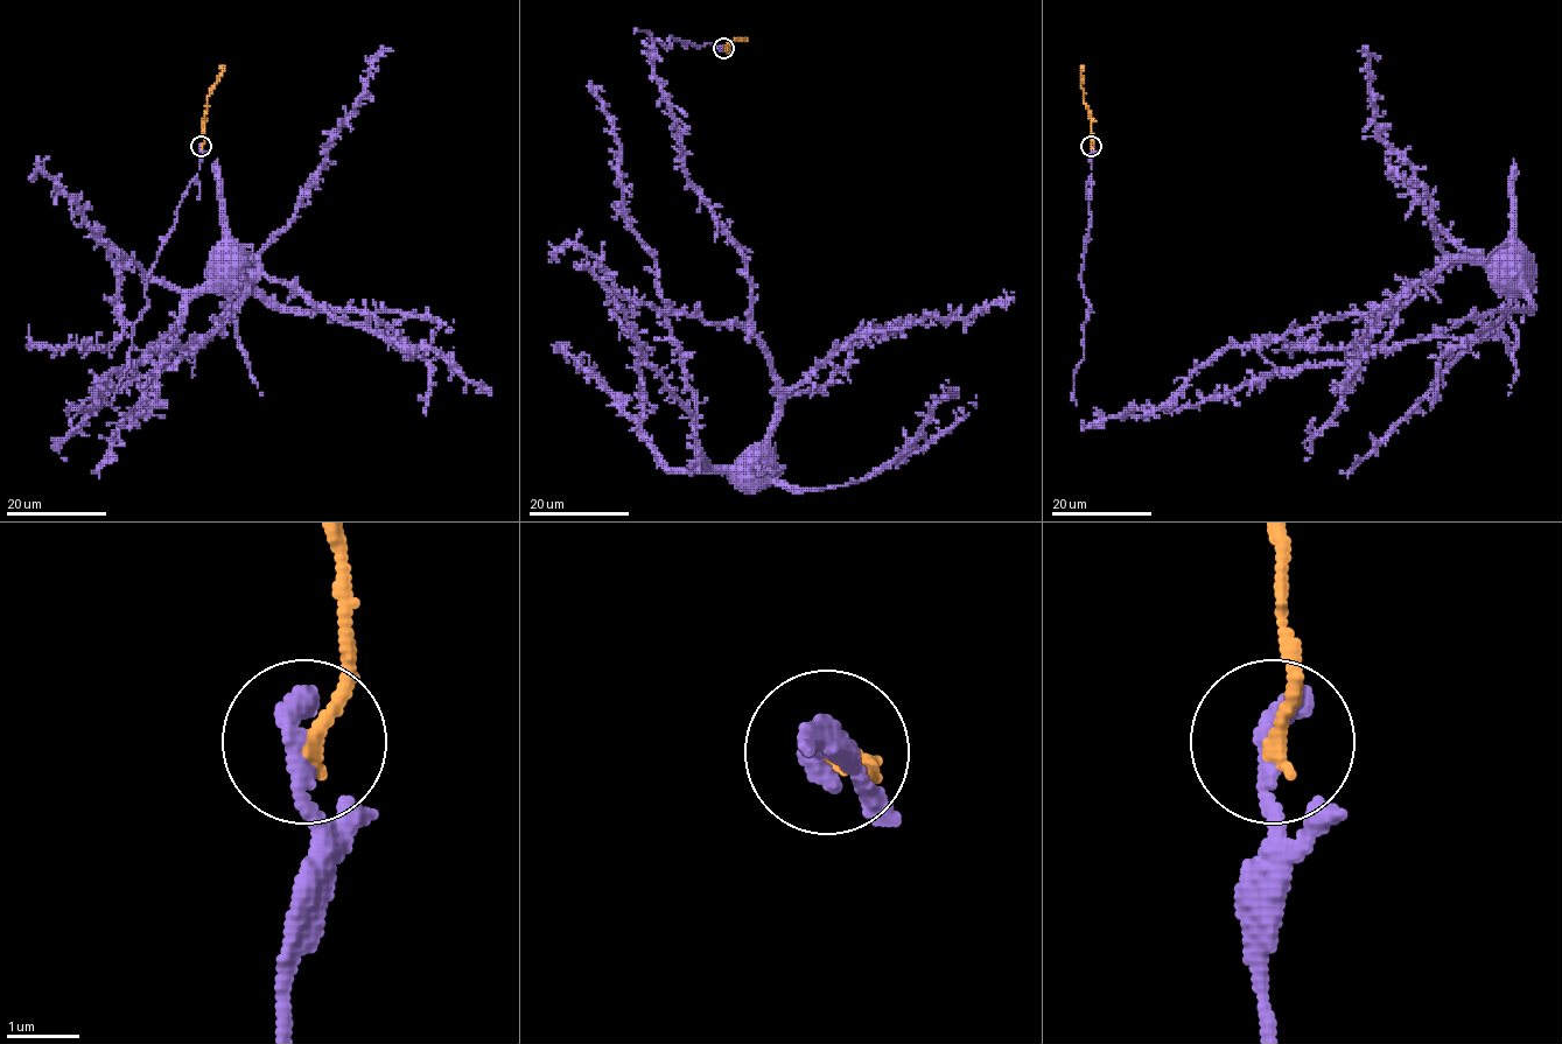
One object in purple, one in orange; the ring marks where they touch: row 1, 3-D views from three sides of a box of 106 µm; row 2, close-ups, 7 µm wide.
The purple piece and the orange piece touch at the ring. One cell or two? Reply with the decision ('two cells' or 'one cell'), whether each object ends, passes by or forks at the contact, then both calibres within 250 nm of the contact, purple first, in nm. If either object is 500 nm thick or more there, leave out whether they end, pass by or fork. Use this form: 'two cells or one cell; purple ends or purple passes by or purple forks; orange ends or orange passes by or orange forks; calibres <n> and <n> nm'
two cells; purple ends; orange ends; calibres 360 and 200 nm

